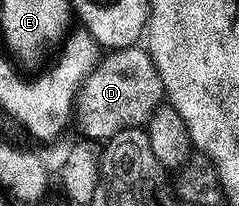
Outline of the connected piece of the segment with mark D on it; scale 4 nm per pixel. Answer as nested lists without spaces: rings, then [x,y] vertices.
[[[142,45],[126,46],[120,50],[104,53],[84,78],[74,96],[73,126],[80,130],[82,137],[87,140],[106,140],[117,132],[128,130],[134,126],[142,127],[149,120],[156,107],[164,101],[163,81],[153,64],[151,55]]]

